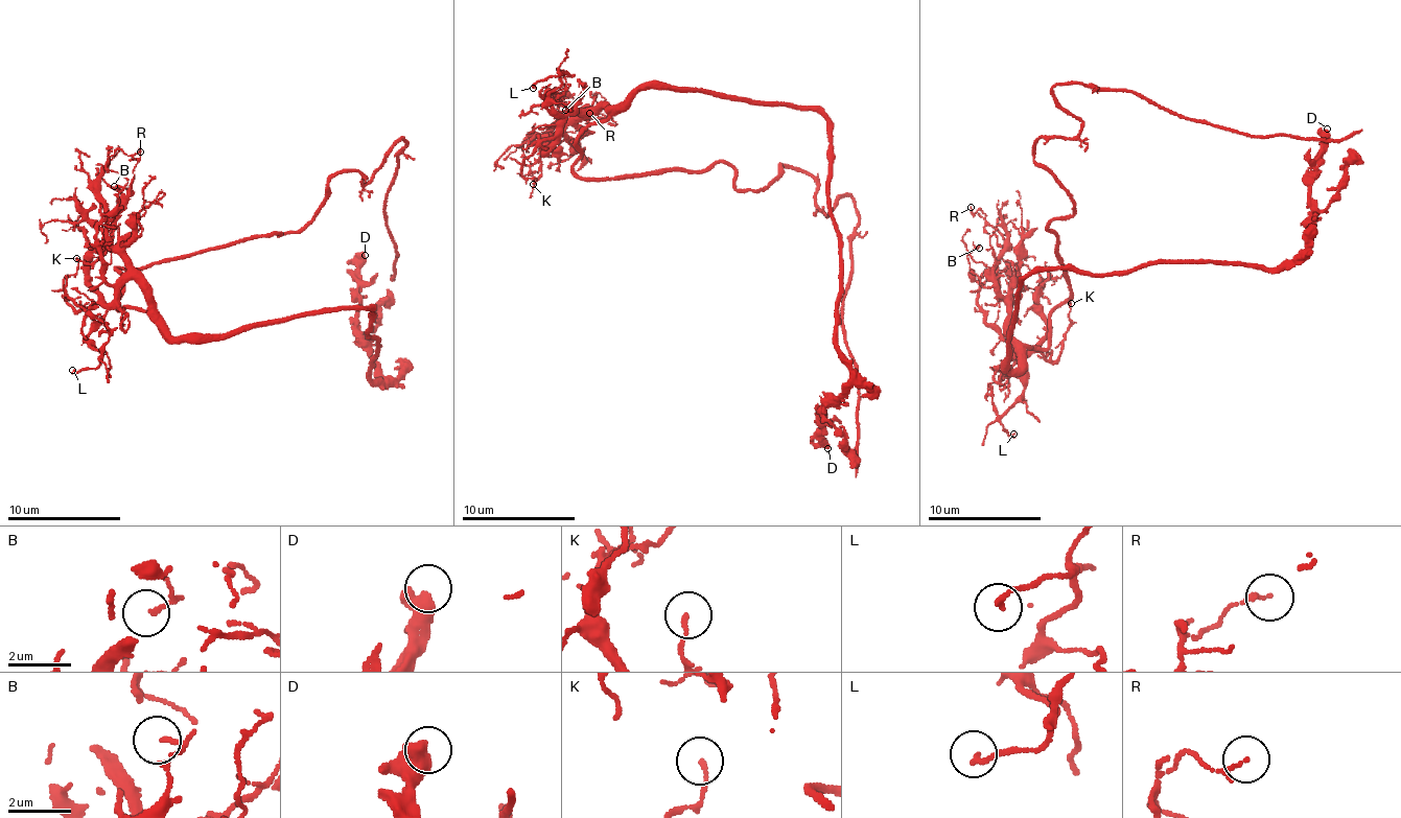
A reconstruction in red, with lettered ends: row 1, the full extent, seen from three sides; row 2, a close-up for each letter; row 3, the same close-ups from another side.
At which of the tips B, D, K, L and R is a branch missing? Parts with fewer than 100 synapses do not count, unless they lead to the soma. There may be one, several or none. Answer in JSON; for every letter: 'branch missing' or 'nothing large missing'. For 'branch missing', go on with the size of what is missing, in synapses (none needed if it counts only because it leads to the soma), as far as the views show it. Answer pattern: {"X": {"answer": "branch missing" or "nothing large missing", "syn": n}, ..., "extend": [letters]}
{"B": {"answer": "nothing large missing"}, "D": {"answer": "nothing large missing"}, "K": {"answer": "nothing large missing"}, "L": {"answer": "nothing large missing"}, "R": {"answer": "nothing large missing"}, "extend": []}

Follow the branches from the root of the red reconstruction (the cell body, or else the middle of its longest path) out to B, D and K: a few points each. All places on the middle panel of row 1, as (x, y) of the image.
B: (576, 162), (578, 138), (607, 118), (606, 110), (566, 108), (550, 94), (571, 96), (565, 110)
D: (576, 162), (592, 123), (648, 88), (817, 109), (839, 237), (836, 353), (850, 371), (822, 405), (827, 448)
K: (576, 162), (578, 138), (607, 118), (603, 108), (575, 110), (541, 141), (523, 162), (533, 184)

